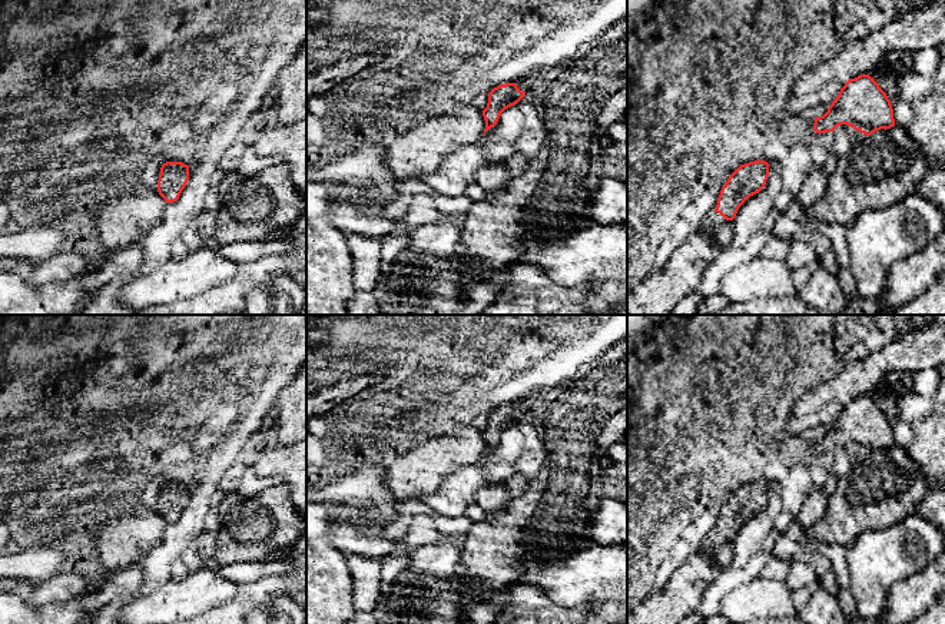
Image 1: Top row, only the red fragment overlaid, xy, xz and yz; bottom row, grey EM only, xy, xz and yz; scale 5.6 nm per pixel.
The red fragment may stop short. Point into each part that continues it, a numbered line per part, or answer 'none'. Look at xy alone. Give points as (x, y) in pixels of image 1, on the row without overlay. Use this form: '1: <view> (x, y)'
none

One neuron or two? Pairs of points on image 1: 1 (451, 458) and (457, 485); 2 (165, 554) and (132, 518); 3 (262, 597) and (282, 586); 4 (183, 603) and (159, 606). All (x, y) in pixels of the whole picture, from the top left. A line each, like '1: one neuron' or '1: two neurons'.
1: two neurons
2: two neurons
3: one neuron
4: one neuron

